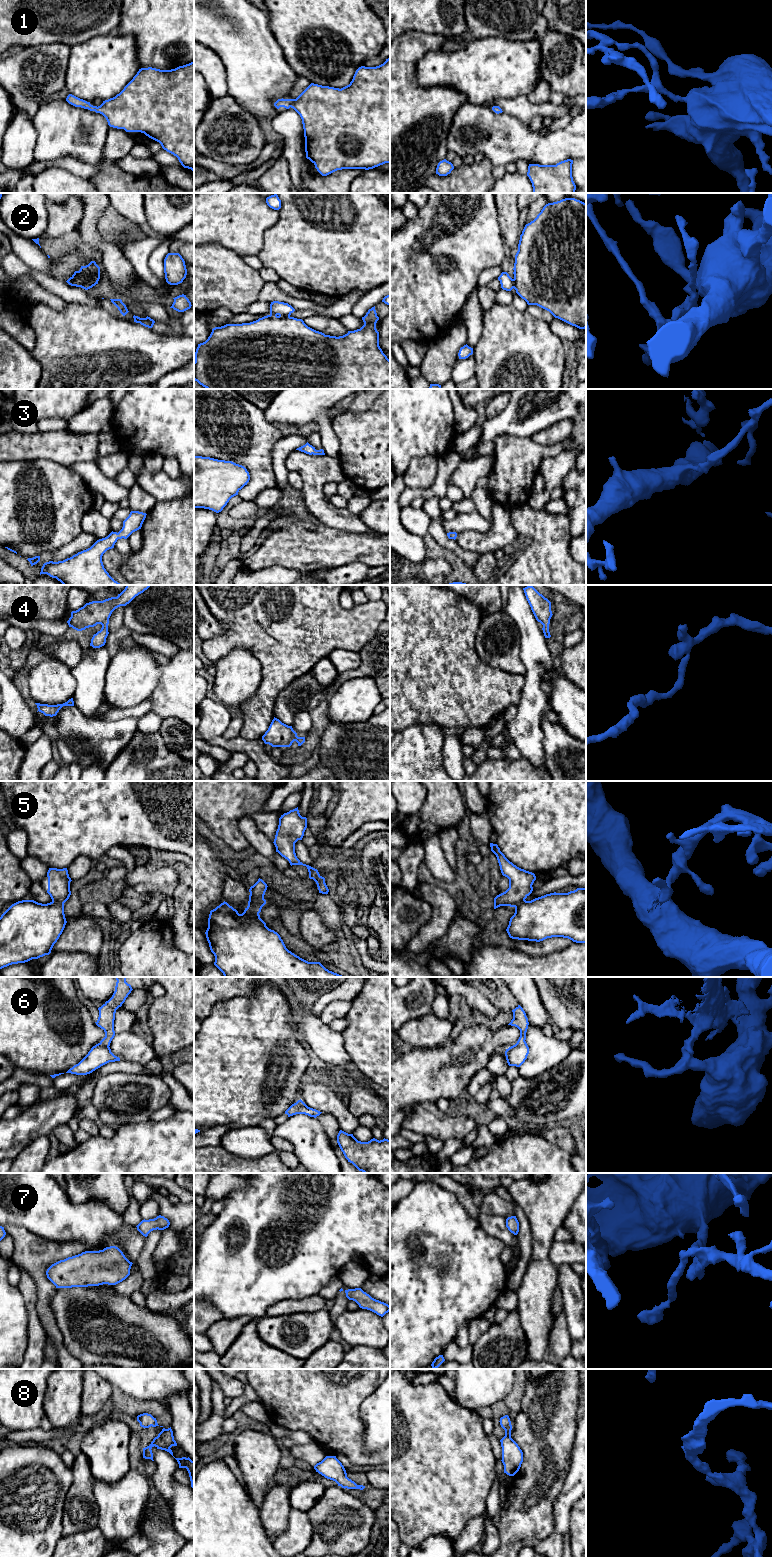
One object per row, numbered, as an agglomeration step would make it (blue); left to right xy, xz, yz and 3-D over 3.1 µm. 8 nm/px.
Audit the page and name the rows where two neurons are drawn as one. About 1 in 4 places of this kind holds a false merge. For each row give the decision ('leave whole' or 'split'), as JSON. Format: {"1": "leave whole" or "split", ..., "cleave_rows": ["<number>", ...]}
{"1": "leave whole", "2": "split", "3": "leave whole", "4": "leave whole", "5": "split", "6": "leave whole", "7": "leave whole", "8": "leave whole", "cleave_rows": ["2", "5"]}

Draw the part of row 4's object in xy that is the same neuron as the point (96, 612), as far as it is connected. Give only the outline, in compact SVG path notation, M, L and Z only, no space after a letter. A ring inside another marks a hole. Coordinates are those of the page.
M126 585L125 589L117 597L111 597L103 601L92 601L78 610L72 611L67 623L69 627L77 631L101 624L101 630L93 635L90 643L93 648L100 648L106 643L106 638L109 634L109 618L112 612L120 606L129 604L150 586L152 585Z

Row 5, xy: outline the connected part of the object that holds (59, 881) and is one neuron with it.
M49 868L47 872L48 890L52 902L64 904L70 897L70 882L67 868Z

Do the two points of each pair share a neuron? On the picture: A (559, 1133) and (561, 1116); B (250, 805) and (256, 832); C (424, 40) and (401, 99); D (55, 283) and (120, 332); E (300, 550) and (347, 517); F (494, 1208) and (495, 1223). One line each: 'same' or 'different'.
A: different
B: different
C: same
D: different
E: different
F: different

